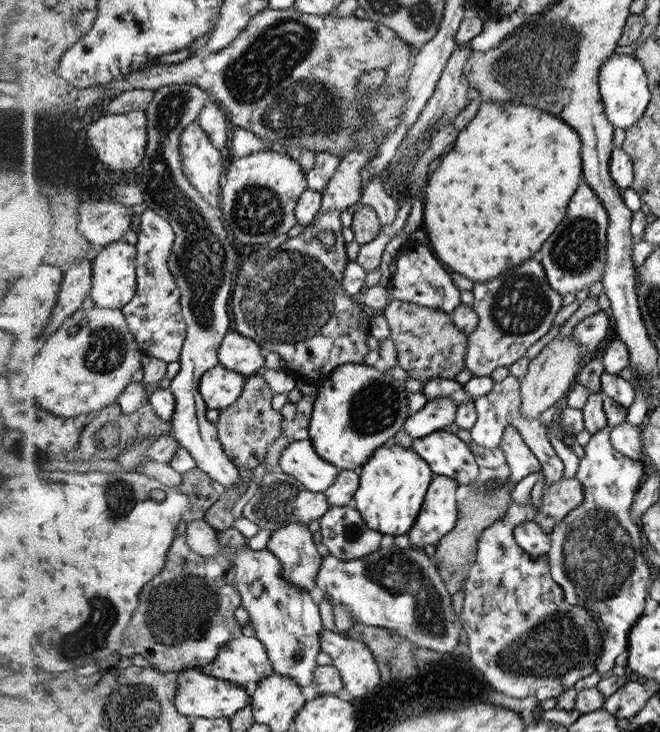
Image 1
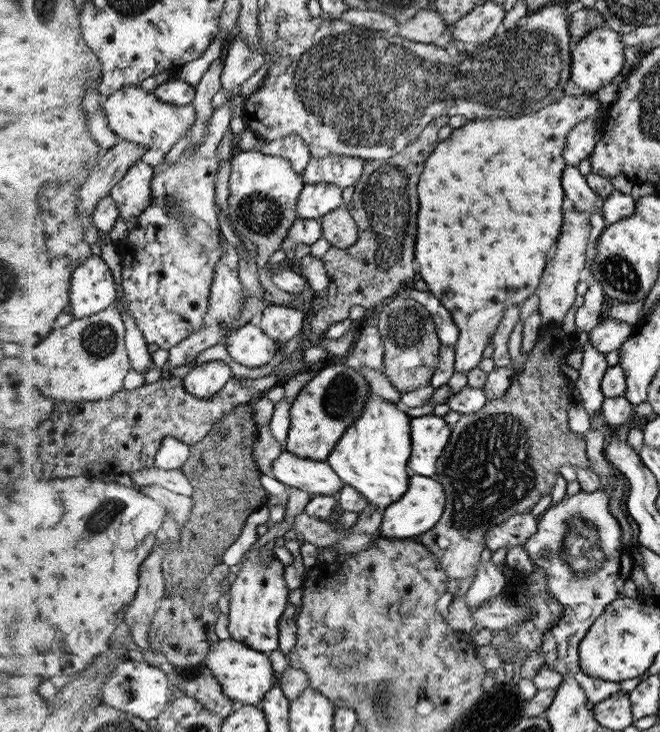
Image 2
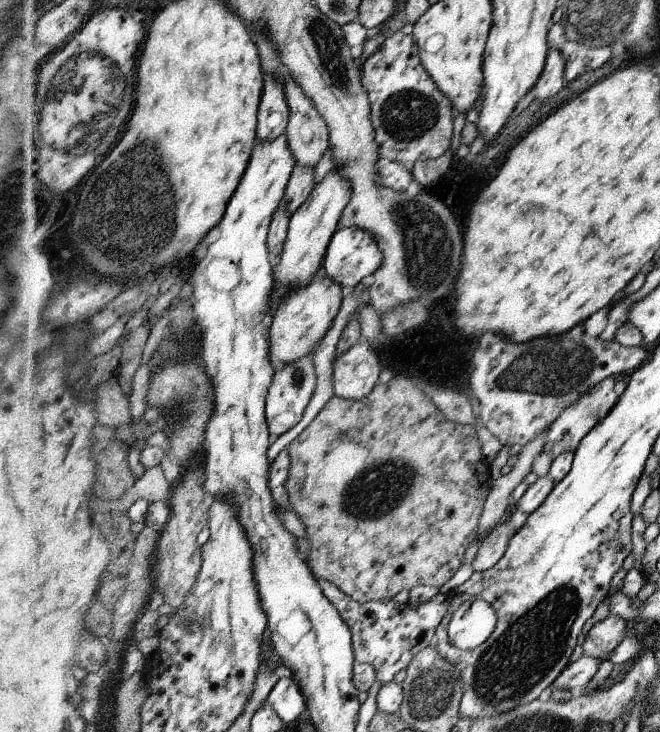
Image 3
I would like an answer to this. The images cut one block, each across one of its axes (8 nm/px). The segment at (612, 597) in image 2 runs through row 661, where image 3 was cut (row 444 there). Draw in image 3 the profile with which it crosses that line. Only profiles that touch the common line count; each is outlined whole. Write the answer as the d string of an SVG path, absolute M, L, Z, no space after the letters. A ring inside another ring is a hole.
M609 376L592 391L588 392L587 395L582 396L580 402L576 402L576 404L570 406L570 408L566 408L566 410L556 418L555 423L550 424L550 429L547 432L547 441L543 448L546 452L552 454L553 459L556 458L556 456L560 456L560 454L564 454L564 452L573 453L578 450L579 444L586 438L588 432L610 414L612 408L618 403L618 394L616 394L614 386L616 386L616 380L614 380L612 376Z

